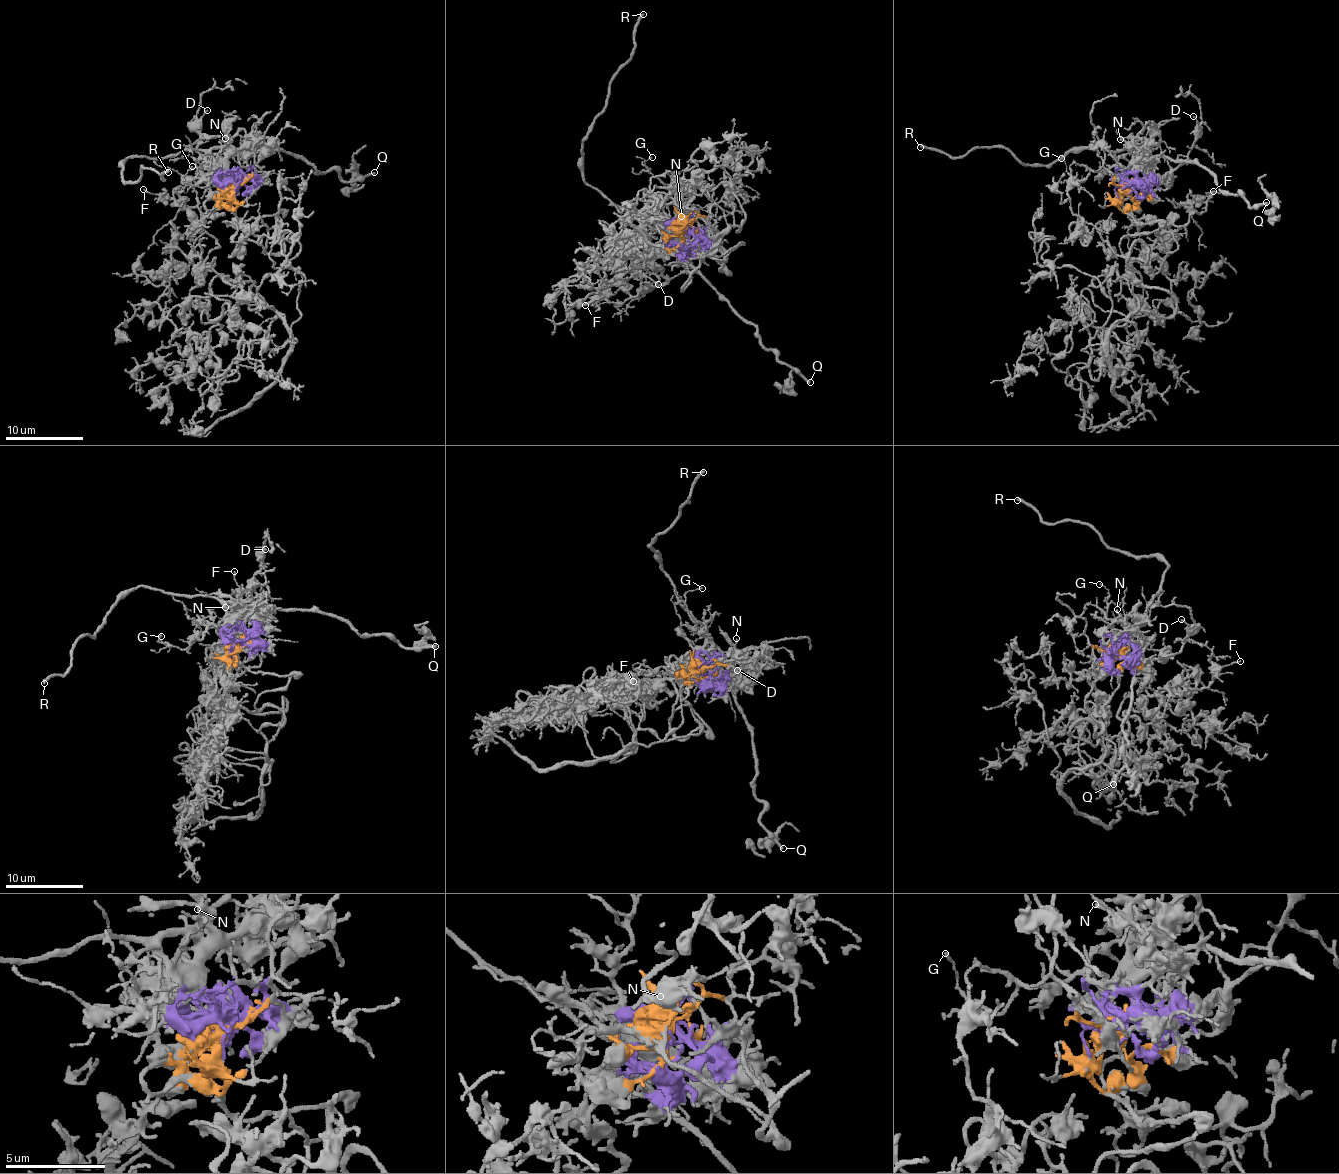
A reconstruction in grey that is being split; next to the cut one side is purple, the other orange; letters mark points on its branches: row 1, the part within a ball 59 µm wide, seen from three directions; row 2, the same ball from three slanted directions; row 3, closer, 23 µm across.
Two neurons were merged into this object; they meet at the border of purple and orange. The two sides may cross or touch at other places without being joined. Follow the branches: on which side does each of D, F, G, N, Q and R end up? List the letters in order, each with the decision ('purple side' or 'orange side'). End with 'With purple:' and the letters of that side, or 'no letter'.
D: orange side
F: orange side
G: purple side
N: purple side
Q: purple side
R: purple side
With purple: G, N, Q, R

